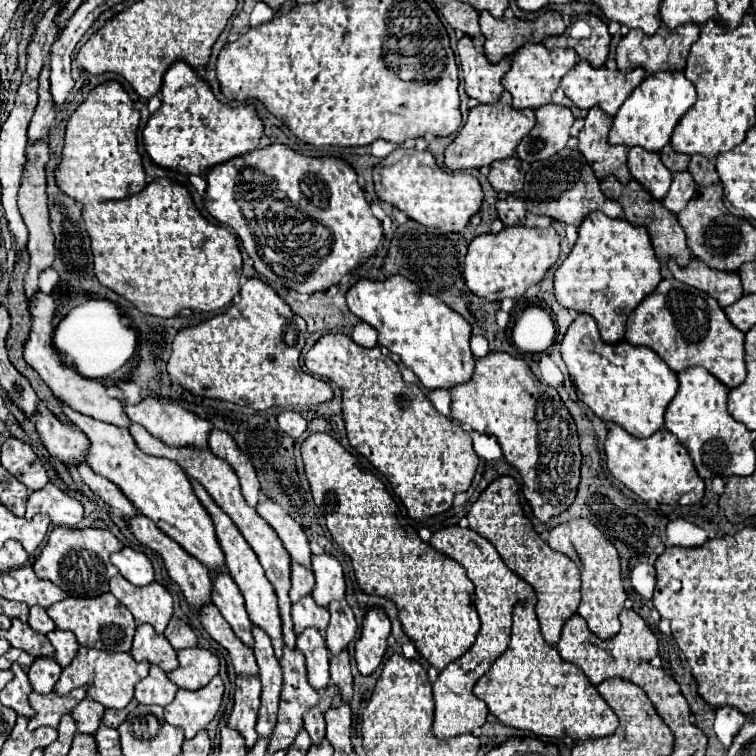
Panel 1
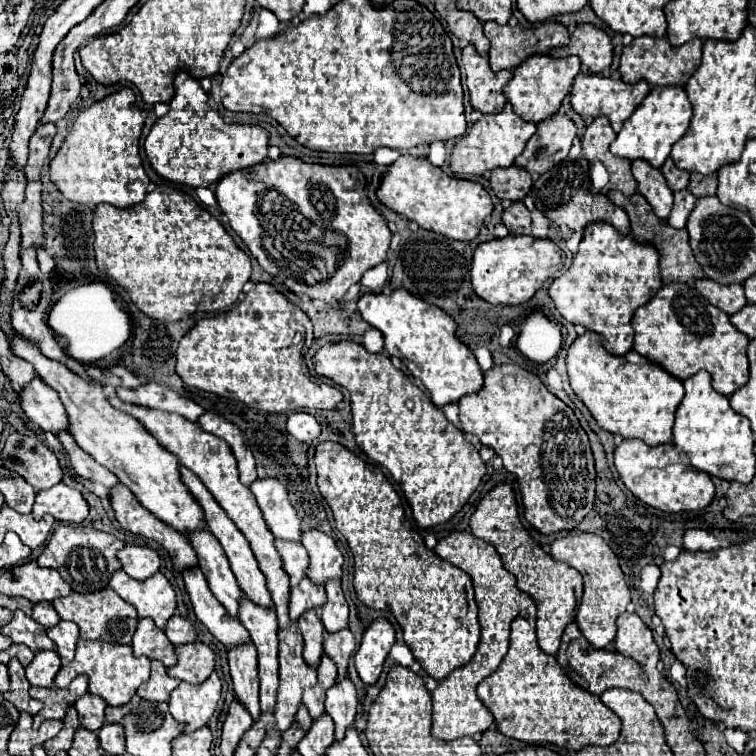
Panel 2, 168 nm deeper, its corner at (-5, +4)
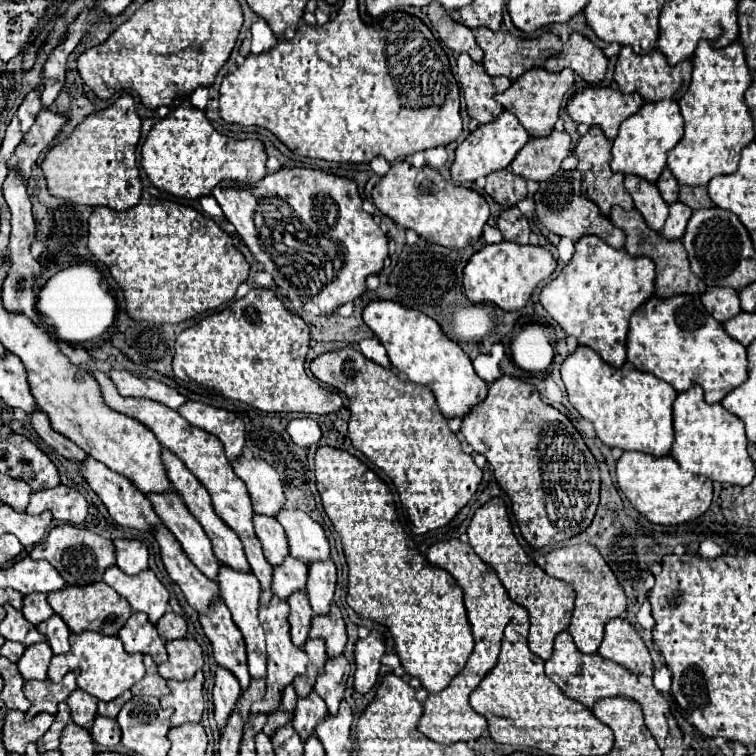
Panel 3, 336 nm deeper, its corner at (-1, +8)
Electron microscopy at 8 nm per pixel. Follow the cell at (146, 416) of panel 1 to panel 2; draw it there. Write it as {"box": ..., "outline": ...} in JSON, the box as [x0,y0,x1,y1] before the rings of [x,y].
{"box":[117,383,205,421],"outline":[[[159,383],[139,385],[135,389],[117,387],[117,395],[125,403],[135,403],[135,405],[141,405],[141,407],[161,409],[161,411],[169,411],[169,413],[179,413],[189,421],[197,421],[197,417],[205,413],[205,409],[201,405],[197,405],[195,401],[181,397],[175,391],[171,391],[171,389],[167,389],[165,385],[159,385]]]}

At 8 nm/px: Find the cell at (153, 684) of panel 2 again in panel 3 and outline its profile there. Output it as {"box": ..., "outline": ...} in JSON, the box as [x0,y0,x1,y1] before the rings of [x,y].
{"box":[131,655,169,697],"outline":[[[147,655],[143,657],[143,663],[145,663],[145,677],[135,683],[131,687],[133,695],[153,695],[153,697],[161,697],[161,695],[167,695],[169,693],[169,687],[167,687],[167,679],[163,679],[157,671],[157,663]]]}

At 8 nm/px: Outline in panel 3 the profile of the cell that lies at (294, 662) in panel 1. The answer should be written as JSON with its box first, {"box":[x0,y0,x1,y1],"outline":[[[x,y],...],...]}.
{"box":[259,595,309,715],"outline":[[[273,595],[269,607],[259,609],[259,621],[261,621],[265,635],[267,635],[267,679],[265,679],[267,693],[265,693],[265,699],[259,705],[259,711],[269,715],[271,711],[279,709],[283,689],[289,683],[293,683],[295,677],[307,673],[309,659],[307,659],[307,653],[303,649],[299,649],[291,643],[291,635],[289,635],[289,627],[287,627],[287,603],[285,601],[281,601],[279,597]]]}

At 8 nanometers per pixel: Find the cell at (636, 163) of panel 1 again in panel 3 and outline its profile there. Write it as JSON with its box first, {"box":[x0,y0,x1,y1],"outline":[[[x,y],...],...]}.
{"box":[625,175,669,231],"outline":[[[625,175],[625,189],[631,193],[635,207],[641,211],[647,225],[655,231],[661,231],[669,215],[669,207],[663,201],[657,185],[647,183],[645,179],[639,179],[637,175]]]}

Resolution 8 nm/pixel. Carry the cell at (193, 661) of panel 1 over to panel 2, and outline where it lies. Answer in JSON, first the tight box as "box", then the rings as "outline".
{"box":[167,641,215,685],"outline":[[[199,641],[177,645],[175,653],[177,653],[177,665],[167,669],[169,677],[177,677],[181,681],[197,685],[203,683],[213,673],[215,653],[207,645]]]}

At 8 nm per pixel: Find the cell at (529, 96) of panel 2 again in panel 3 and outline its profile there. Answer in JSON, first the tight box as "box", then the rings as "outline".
{"box":[495,67,575,137],"outline":[[[537,67],[537,69],[523,73],[523,77],[515,79],[511,83],[511,87],[507,91],[495,95],[495,99],[519,119],[519,123],[527,129],[527,133],[531,137],[543,137],[543,135],[551,133],[551,129],[559,117],[561,101],[563,101],[565,93],[571,89],[573,81],[575,81],[575,73],[571,73],[569,67],[559,73],[549,73],[547,69]]]}

